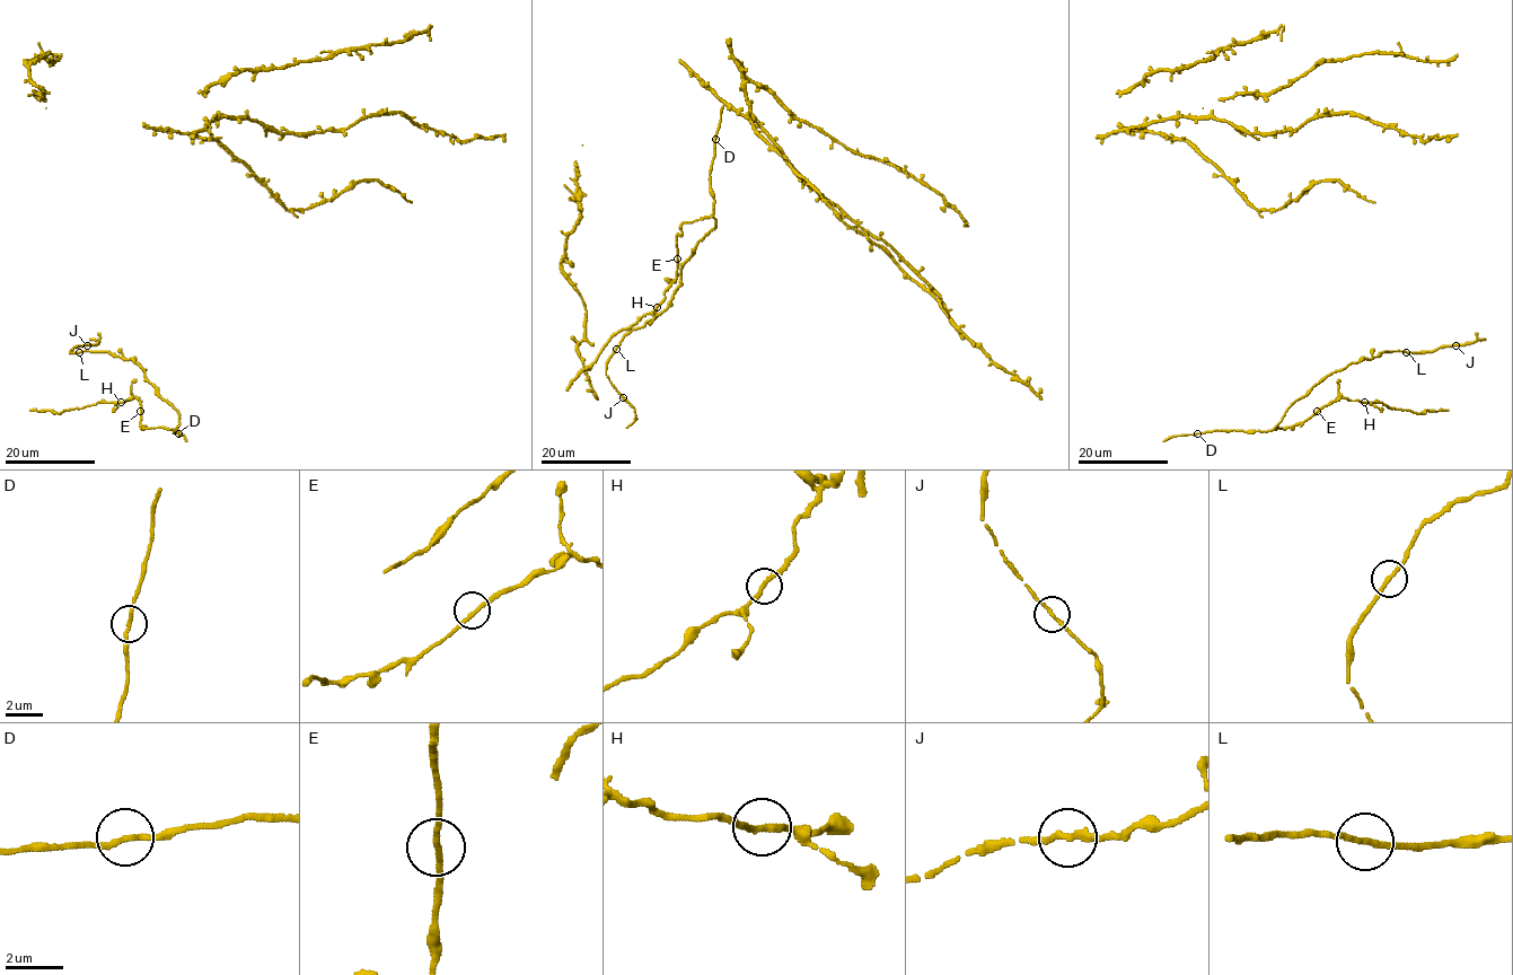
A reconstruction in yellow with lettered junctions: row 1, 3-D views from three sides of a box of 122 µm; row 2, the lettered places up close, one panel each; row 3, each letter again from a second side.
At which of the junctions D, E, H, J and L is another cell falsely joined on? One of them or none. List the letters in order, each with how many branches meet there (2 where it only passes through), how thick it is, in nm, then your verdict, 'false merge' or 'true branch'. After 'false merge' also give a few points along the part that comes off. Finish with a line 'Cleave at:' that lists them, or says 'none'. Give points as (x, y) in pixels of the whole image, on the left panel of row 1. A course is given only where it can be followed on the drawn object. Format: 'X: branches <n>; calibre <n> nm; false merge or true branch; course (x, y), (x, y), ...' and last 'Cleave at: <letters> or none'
D: branches 2; calibre 190 nm; true branch
E: branches 2; calibre 200 nm; true branch
H: branches 2; calibre 240 nm; true branch
J: branches 2; calibre 200 nm; true branch
L: branches 2; calibre 200 nm; true branch
Cleave at: none

